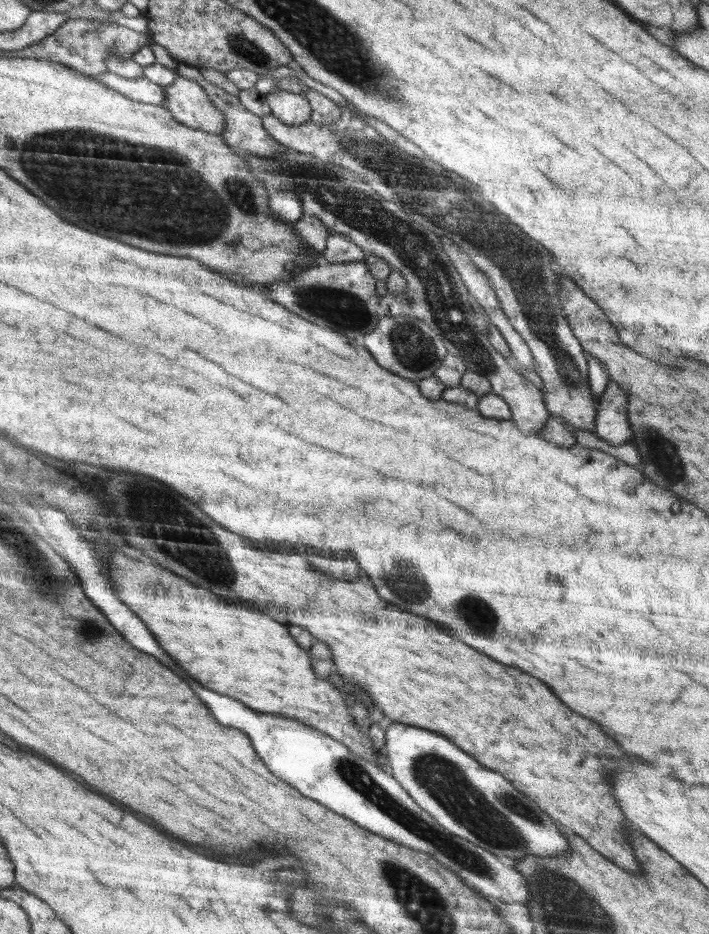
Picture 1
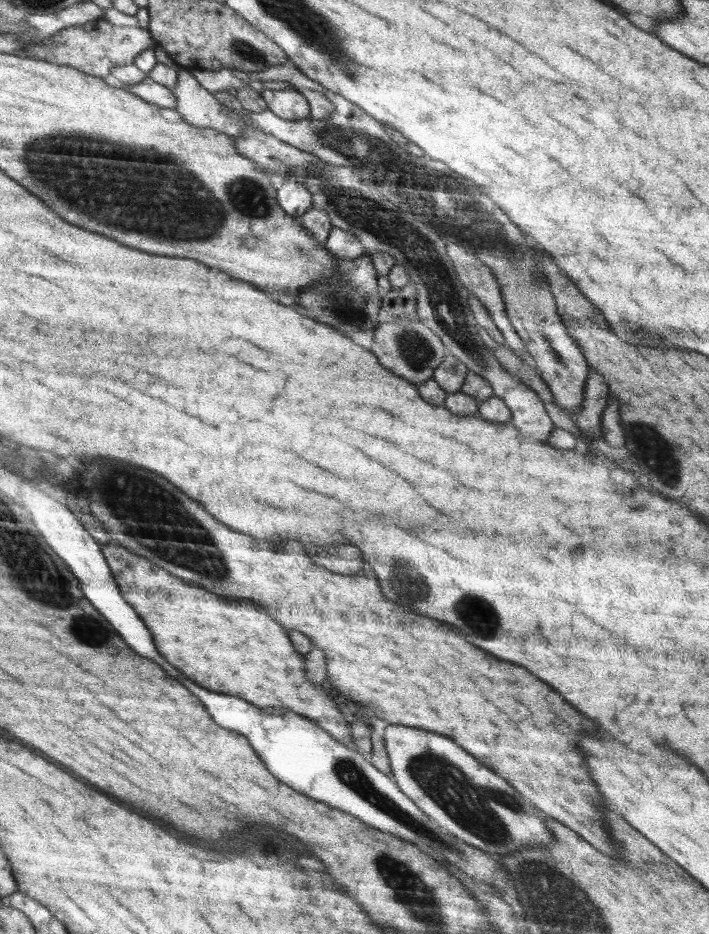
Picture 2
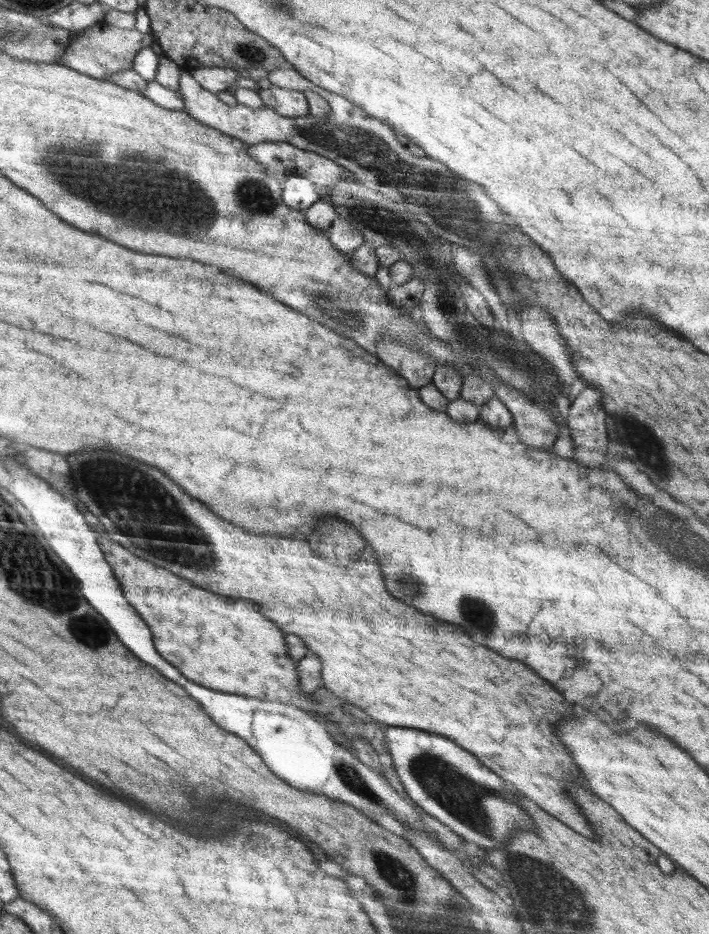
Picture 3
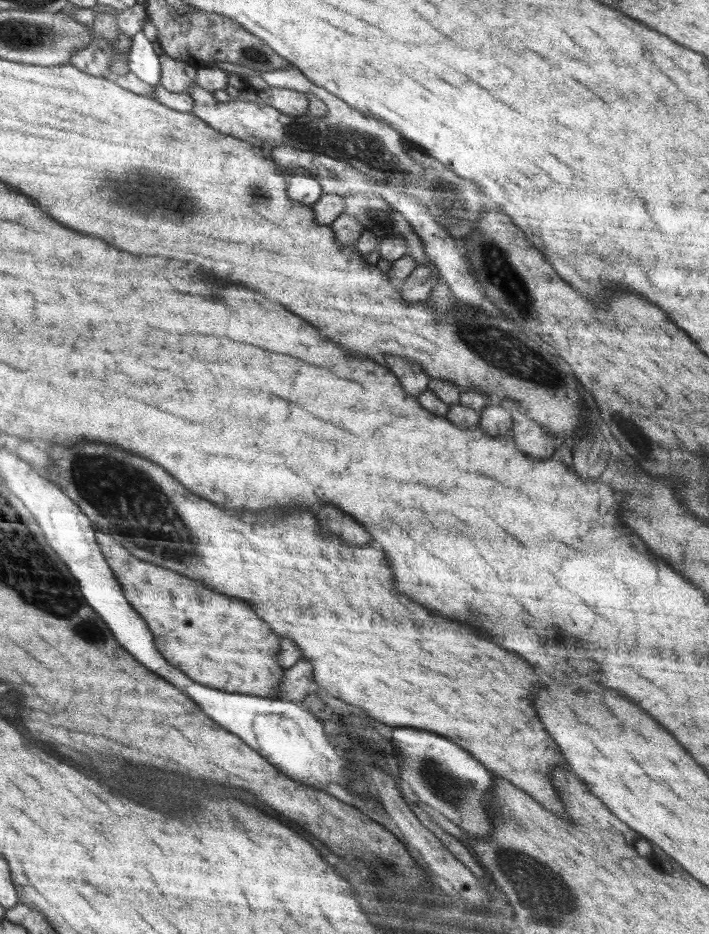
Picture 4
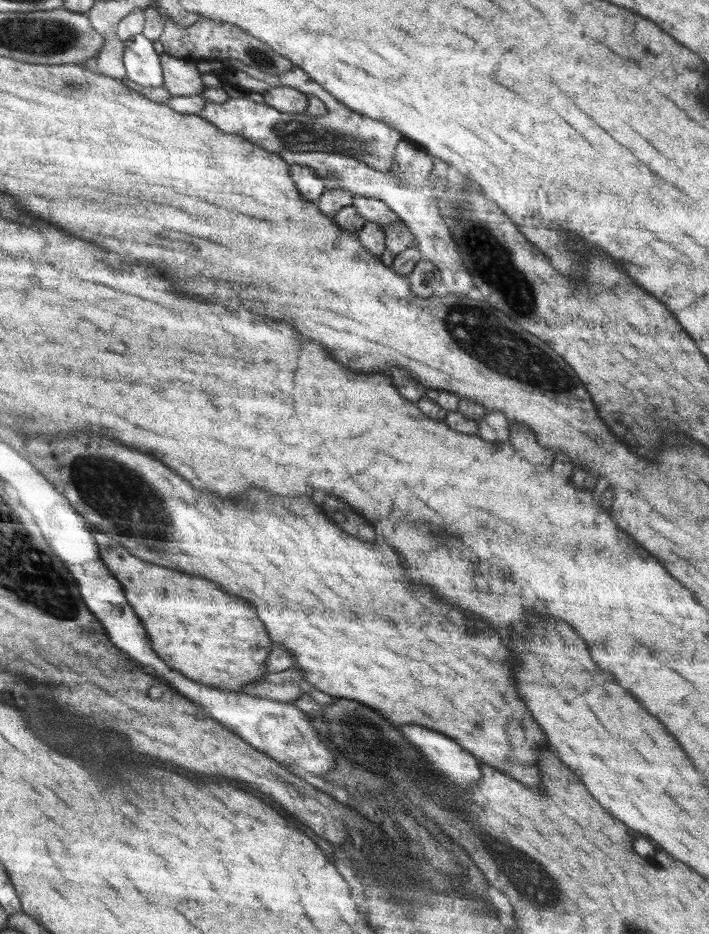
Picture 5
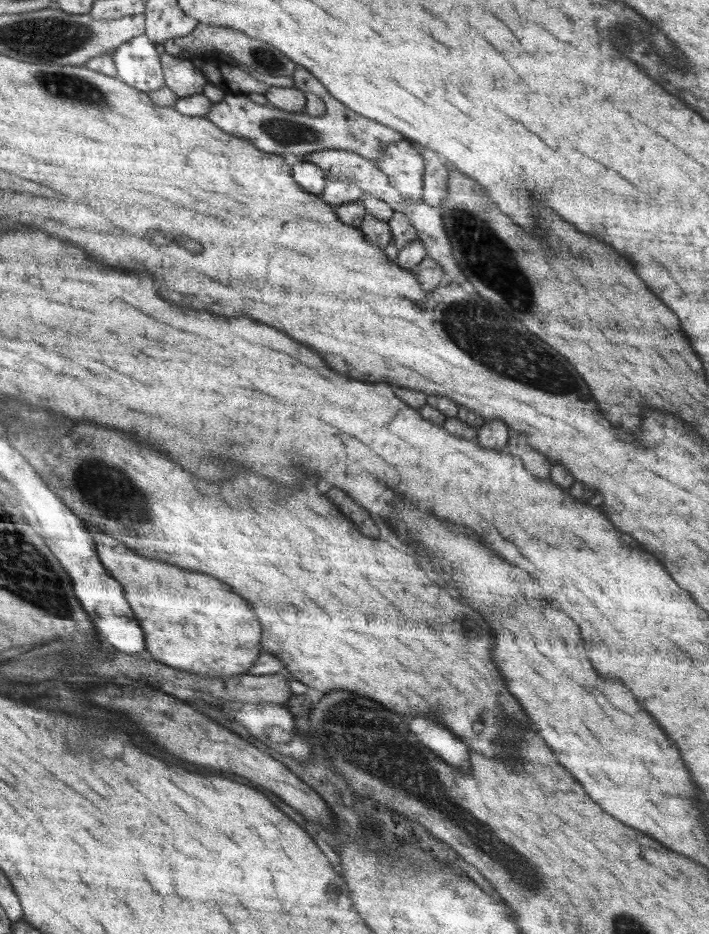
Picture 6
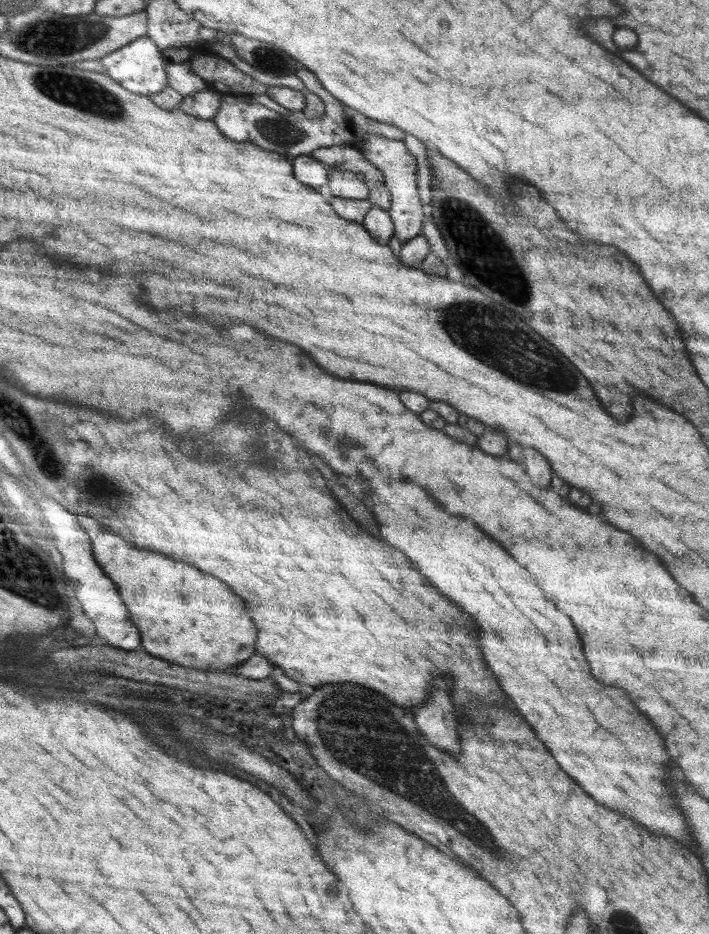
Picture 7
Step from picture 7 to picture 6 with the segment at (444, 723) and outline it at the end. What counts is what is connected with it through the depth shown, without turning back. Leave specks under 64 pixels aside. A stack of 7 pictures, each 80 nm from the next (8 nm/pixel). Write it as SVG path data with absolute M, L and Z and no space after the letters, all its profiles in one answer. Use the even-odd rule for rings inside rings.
M414 718L408 726L410 732L416 734L416 738L446 764L454 766L456 770L470 770L468 746L462 744L452 732L432 722L430 718Z

